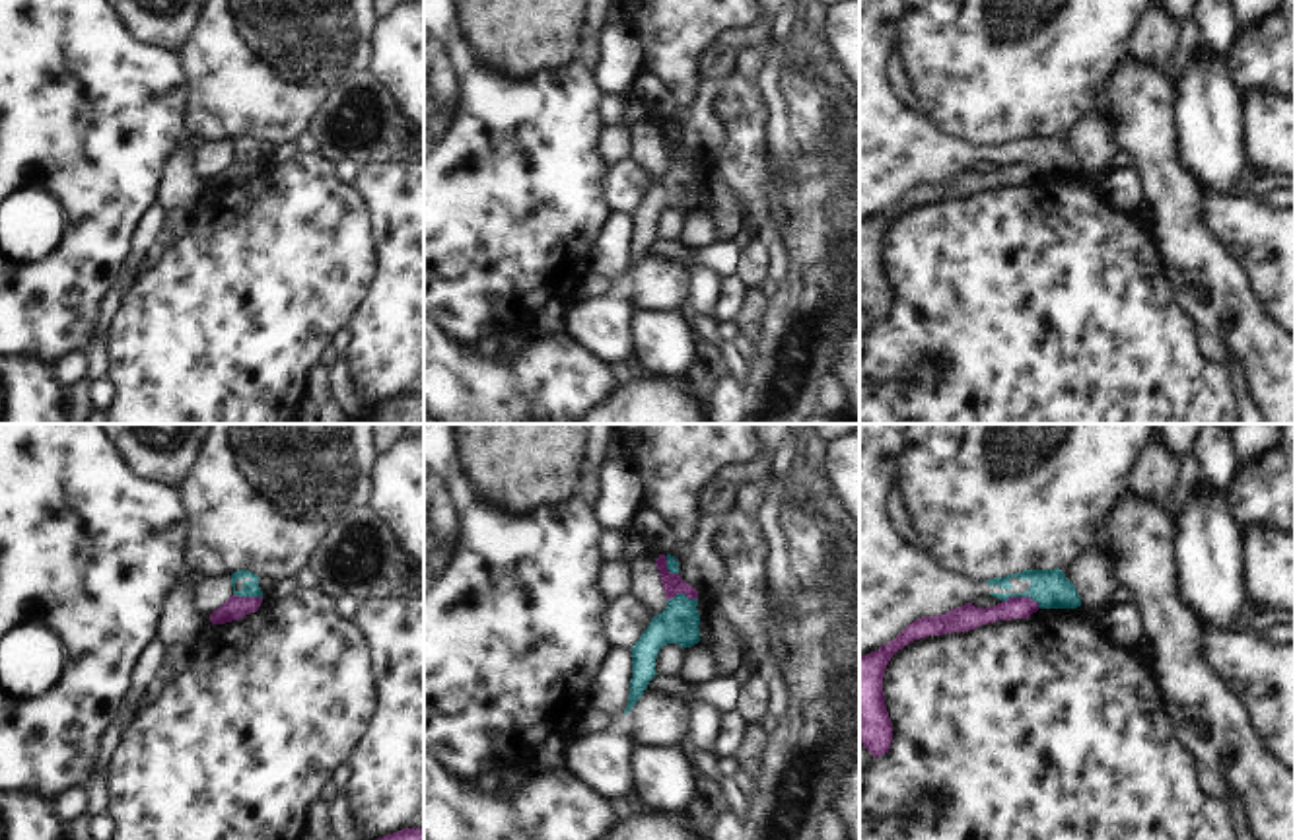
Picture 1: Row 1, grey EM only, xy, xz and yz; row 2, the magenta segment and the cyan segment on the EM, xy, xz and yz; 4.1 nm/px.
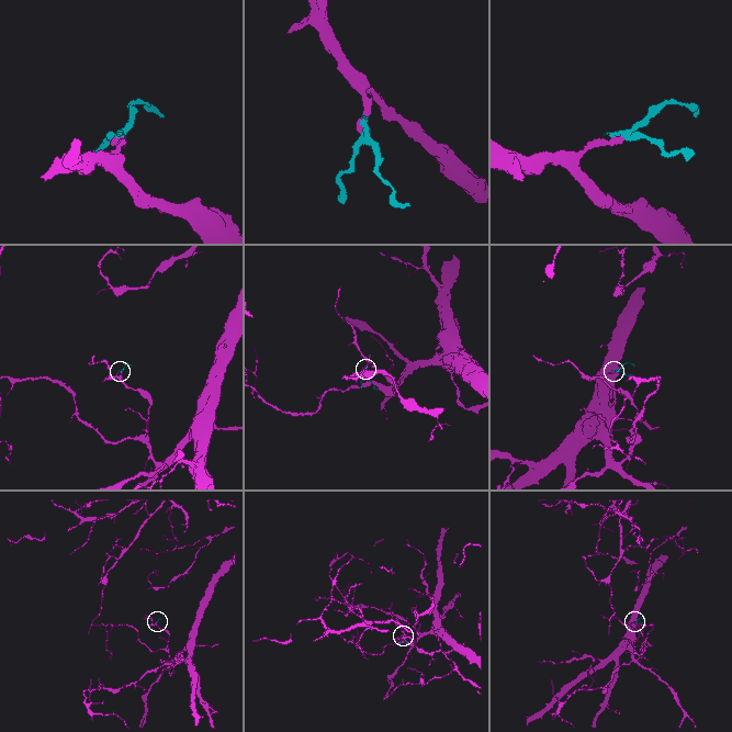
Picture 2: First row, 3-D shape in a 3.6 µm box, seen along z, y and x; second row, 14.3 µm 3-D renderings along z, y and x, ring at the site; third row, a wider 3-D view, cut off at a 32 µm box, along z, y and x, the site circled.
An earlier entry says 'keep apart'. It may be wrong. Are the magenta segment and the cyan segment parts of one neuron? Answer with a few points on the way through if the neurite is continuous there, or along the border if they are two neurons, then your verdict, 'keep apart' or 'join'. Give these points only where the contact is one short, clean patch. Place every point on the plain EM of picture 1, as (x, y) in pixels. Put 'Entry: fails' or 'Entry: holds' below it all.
border yz (1002, 164), (1031, 162), (1041, 172); keep apart
Entry: holds

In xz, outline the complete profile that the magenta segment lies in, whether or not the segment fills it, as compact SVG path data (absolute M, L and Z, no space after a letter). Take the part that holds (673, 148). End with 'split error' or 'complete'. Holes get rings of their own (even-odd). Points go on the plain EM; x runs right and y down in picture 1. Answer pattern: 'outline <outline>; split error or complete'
outline M659 119L659 122L655 124L655 130L659 134L659 142L661 142L667 165L679 158L684 158L688 163L698 163L698 156L692 150L688 150L679 138L671 138L667 134L665 119Z; complete

